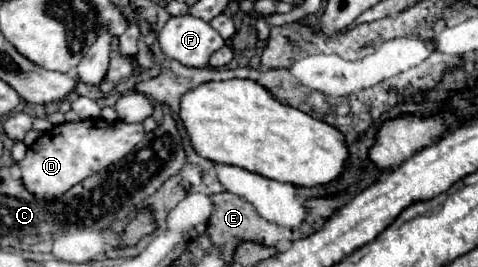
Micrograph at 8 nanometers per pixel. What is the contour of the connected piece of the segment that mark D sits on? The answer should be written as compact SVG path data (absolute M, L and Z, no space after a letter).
M97 118L59 124L49 132L43 132L27 150L27 156L19 162L23 170L23 184L29 192L35 192L35 196L39 198L61 196L77 182L121 160L125 154L133 150L135 144L143 140L143 136L145 132L141 124L127 124L121 120L105 122Z

